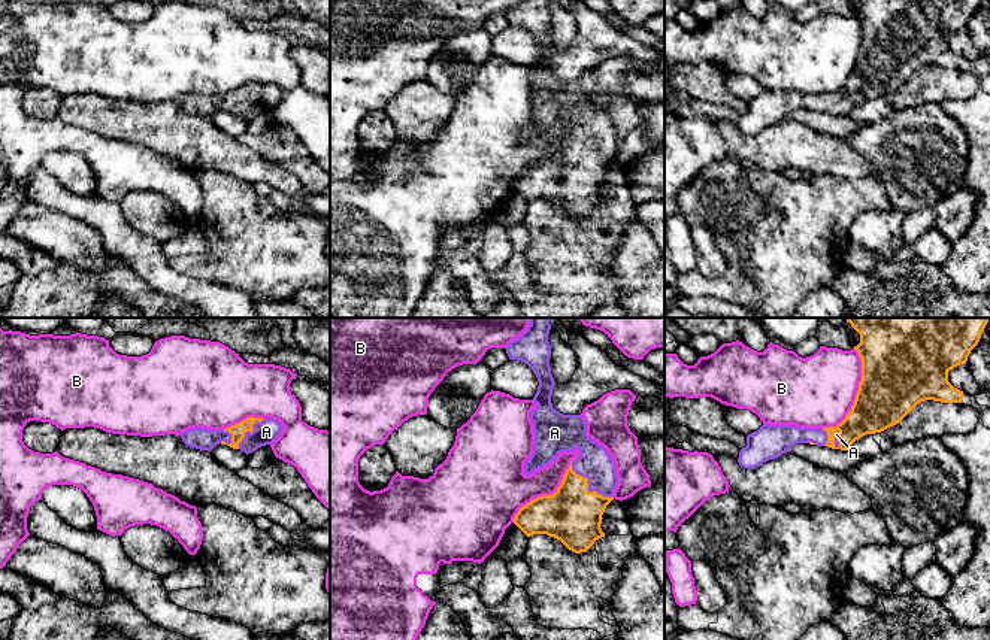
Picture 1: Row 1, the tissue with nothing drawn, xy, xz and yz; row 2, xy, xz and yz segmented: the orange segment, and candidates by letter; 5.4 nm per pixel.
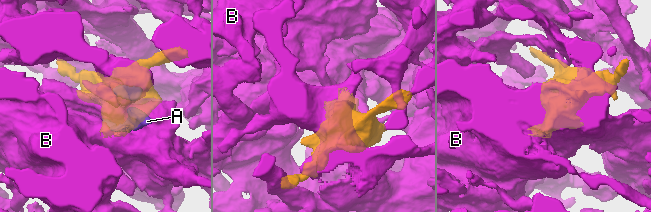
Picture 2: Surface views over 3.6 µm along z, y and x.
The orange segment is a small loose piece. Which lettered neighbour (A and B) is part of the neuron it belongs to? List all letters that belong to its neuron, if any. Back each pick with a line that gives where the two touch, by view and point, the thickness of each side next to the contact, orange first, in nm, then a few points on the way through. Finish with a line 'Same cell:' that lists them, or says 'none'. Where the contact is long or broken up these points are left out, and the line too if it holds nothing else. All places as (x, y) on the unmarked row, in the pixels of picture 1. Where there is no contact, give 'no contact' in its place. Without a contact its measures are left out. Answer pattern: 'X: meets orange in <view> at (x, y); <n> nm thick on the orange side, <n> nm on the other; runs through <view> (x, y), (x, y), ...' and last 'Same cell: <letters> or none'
A: meets orange in xz at (587, 151); 300 nm thick on the orange side, 180 nm on the other
Same cell: A

